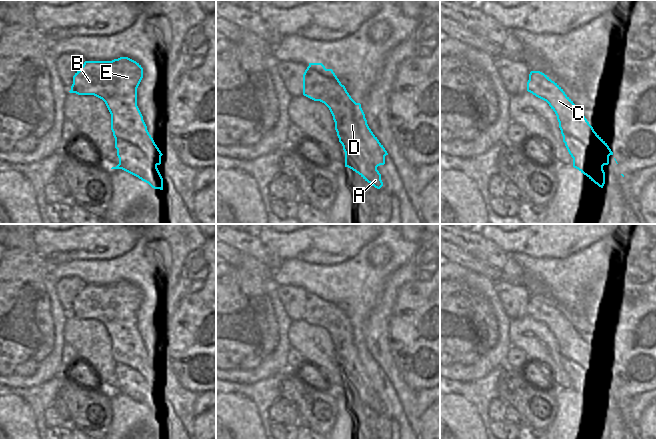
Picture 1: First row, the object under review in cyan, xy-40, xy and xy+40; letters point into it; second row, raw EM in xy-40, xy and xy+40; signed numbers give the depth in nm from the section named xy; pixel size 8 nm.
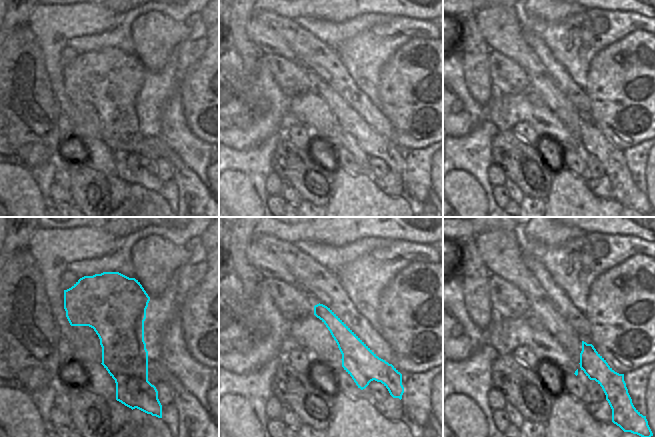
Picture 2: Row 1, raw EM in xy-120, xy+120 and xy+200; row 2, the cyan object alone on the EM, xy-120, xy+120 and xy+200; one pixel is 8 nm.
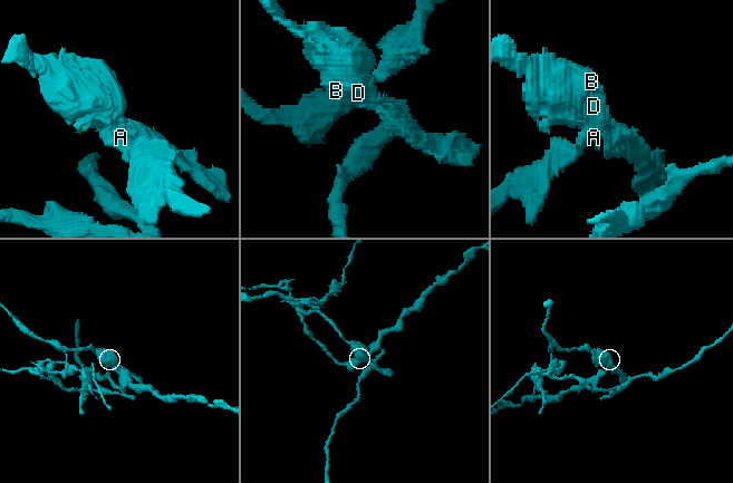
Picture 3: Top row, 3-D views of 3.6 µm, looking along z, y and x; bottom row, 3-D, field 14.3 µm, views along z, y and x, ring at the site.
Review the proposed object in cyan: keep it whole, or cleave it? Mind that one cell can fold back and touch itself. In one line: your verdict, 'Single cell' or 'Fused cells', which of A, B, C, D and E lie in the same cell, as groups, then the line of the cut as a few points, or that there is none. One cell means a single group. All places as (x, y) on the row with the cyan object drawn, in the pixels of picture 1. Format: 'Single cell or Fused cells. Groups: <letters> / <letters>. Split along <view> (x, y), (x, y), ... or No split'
Fused cells. Groups: A / B C D E. Split along xy-40 (118, 144), (126, 141), (137, 146), (157, 164)

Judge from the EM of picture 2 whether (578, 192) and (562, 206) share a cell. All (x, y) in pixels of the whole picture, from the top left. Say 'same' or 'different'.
same

